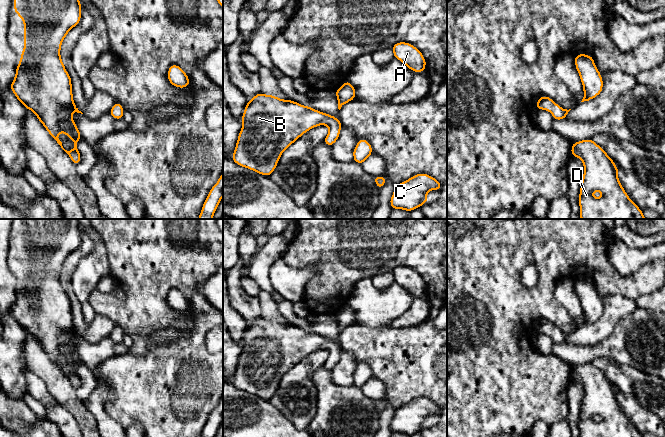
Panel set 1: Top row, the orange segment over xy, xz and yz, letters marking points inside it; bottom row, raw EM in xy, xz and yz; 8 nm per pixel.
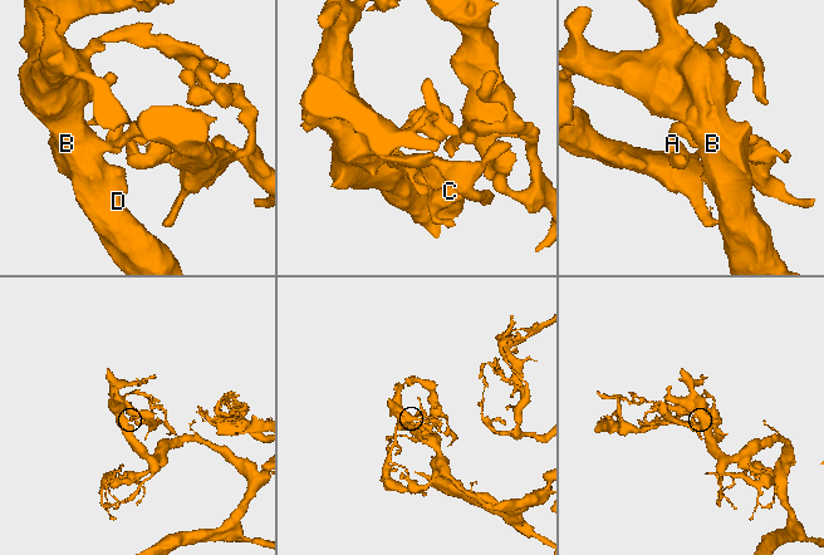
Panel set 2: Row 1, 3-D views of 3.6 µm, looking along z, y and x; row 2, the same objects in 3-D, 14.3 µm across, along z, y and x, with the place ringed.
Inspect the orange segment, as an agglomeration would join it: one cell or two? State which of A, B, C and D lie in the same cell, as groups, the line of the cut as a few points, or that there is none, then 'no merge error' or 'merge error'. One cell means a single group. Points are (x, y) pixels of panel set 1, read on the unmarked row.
groups A B C D; cut none; no merge error

